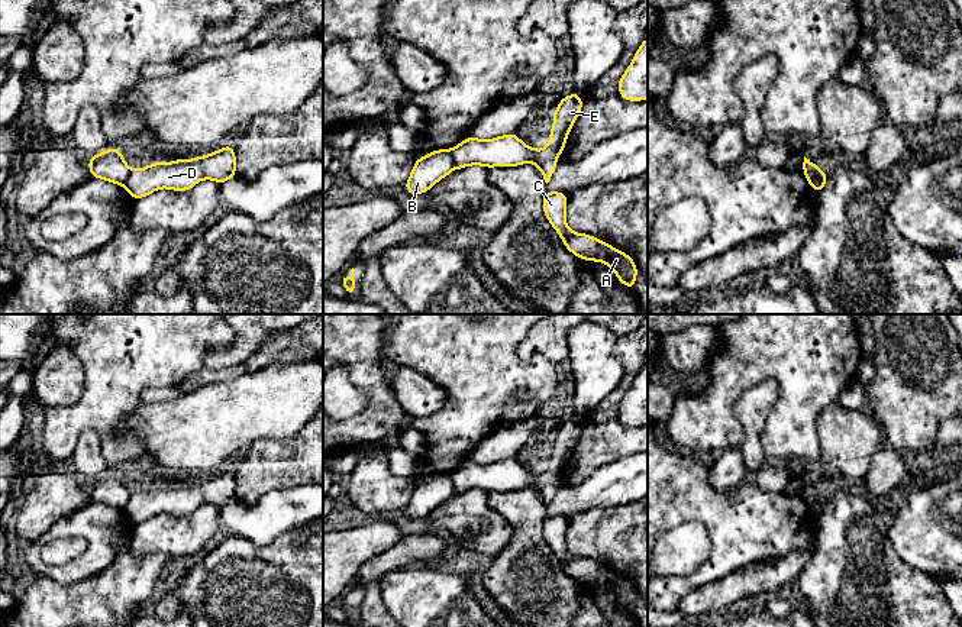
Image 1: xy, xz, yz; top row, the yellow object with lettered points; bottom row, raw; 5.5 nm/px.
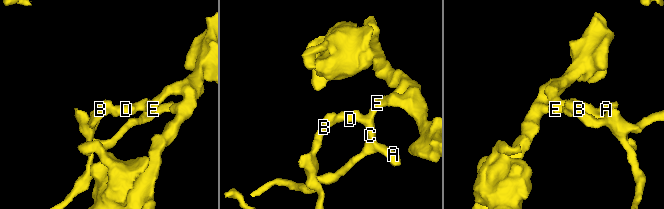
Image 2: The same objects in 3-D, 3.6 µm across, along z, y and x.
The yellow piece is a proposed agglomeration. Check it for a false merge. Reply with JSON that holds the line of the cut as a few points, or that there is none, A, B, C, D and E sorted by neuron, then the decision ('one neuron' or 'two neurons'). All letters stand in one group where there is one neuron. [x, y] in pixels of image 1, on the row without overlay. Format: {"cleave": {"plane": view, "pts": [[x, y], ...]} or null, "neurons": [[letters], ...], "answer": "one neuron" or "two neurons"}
{"cleave": {"plane": "yz", "pts": [[806, 498], [814, 498], [825, 507]]}, "neurons": [["A", "C", "D", "E"], ["B"]], "answer": "two neurons"}

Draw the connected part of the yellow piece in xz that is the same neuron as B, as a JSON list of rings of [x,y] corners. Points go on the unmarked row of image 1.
[[[438,474],[416,484],[404,511],[409,518],[427,517],[438,505],[455,494],[452,474]]]

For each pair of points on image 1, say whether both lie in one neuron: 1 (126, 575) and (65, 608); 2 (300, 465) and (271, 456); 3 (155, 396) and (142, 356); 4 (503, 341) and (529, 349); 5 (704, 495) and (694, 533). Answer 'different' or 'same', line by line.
1: same
2: same
3: different
4: different
5: different

